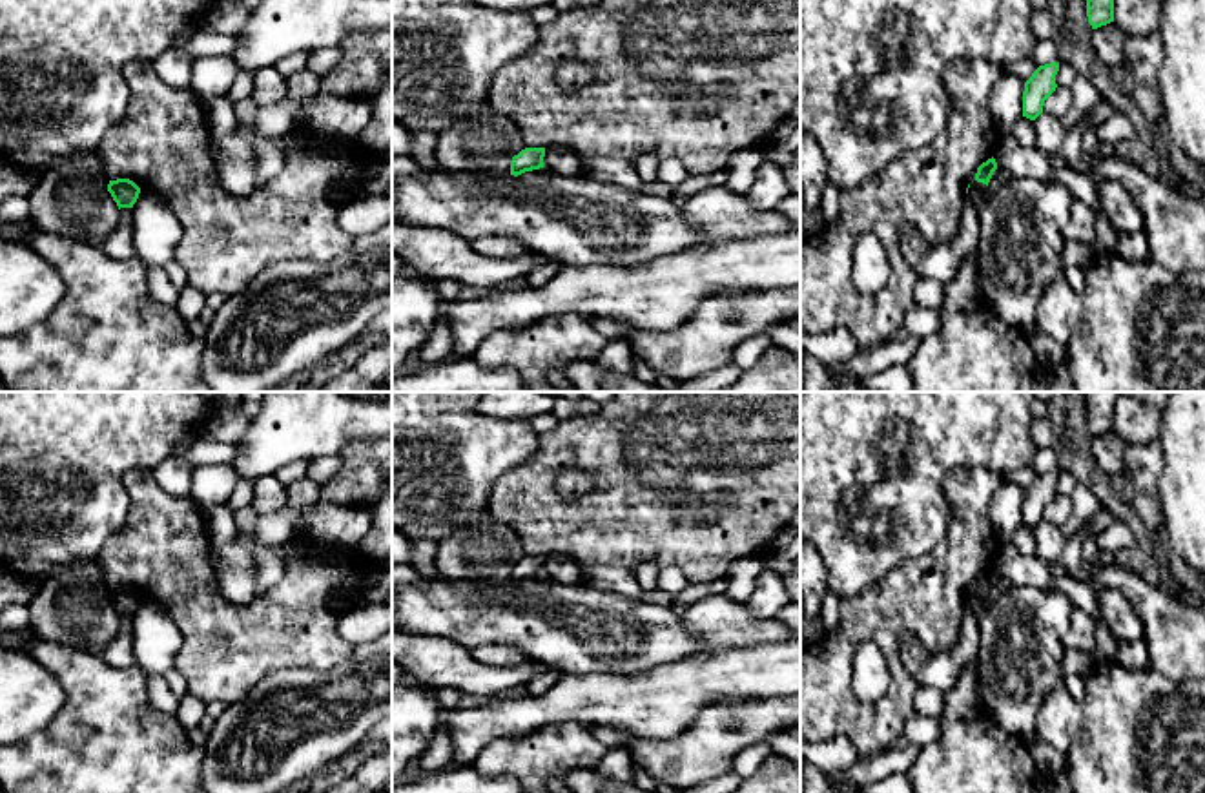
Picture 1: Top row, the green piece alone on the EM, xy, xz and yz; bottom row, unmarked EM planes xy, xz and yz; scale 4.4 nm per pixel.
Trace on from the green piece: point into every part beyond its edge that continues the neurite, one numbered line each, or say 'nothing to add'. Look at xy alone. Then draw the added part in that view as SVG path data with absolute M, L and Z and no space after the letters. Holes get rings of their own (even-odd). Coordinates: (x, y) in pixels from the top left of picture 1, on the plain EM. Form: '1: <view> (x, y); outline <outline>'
nothing to add

